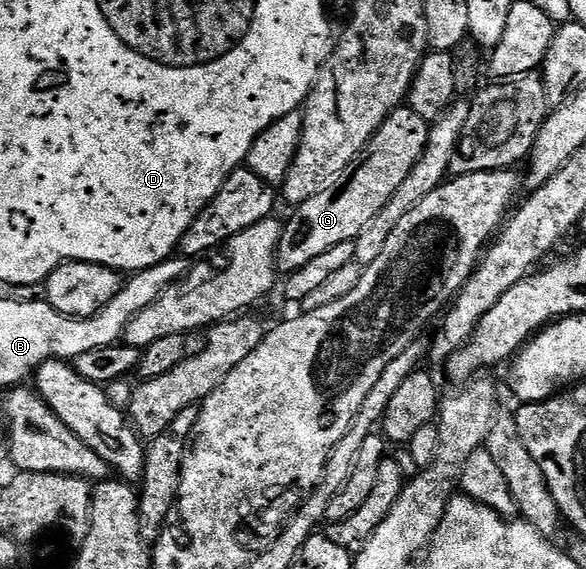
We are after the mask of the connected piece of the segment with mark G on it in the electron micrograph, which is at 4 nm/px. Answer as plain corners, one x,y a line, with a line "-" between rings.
409,105
395,109
386,118
384,125
374,134
374,138
370,140
368,154
349,172
345,182
332,191
325,191
308,201
297,204
295,211
298,212
291,217
290,223
288,219
285,224
282,244
278,247
281,270
286,273
296,272
316,257
320,257
322,253
328,253
336,245
355,242
360,235
364,234
375,217
394,200
395,193
406,184
407,177
414,172
418,162
426,154
426,148
429,147
431,141
430,129
431,124
428,120
420,117
420,113
416,113

